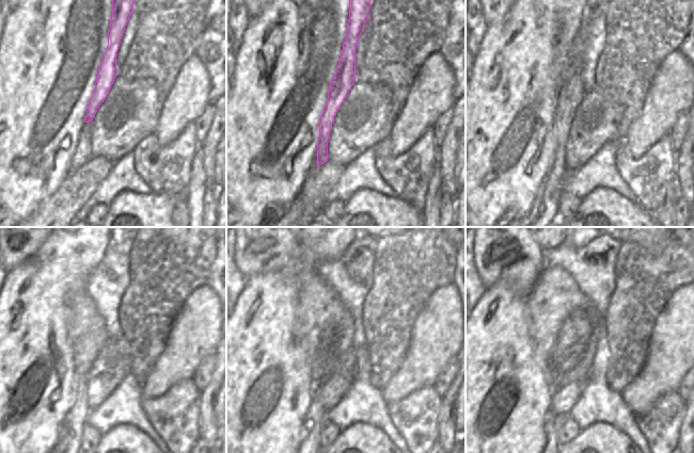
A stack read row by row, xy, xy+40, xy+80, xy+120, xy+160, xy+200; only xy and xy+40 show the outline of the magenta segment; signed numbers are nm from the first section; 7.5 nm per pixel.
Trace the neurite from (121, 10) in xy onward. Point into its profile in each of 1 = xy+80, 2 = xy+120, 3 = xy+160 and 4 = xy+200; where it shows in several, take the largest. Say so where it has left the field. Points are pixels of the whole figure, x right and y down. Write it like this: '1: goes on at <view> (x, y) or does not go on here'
1: goes on at xy+80 (546, 204)
2: goes on at xy+120 (85, 348)
3: goes on at xy+160 (311, 426)
4: goes on at xy+200 (551, 443)

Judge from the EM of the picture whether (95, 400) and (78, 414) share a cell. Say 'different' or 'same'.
different

